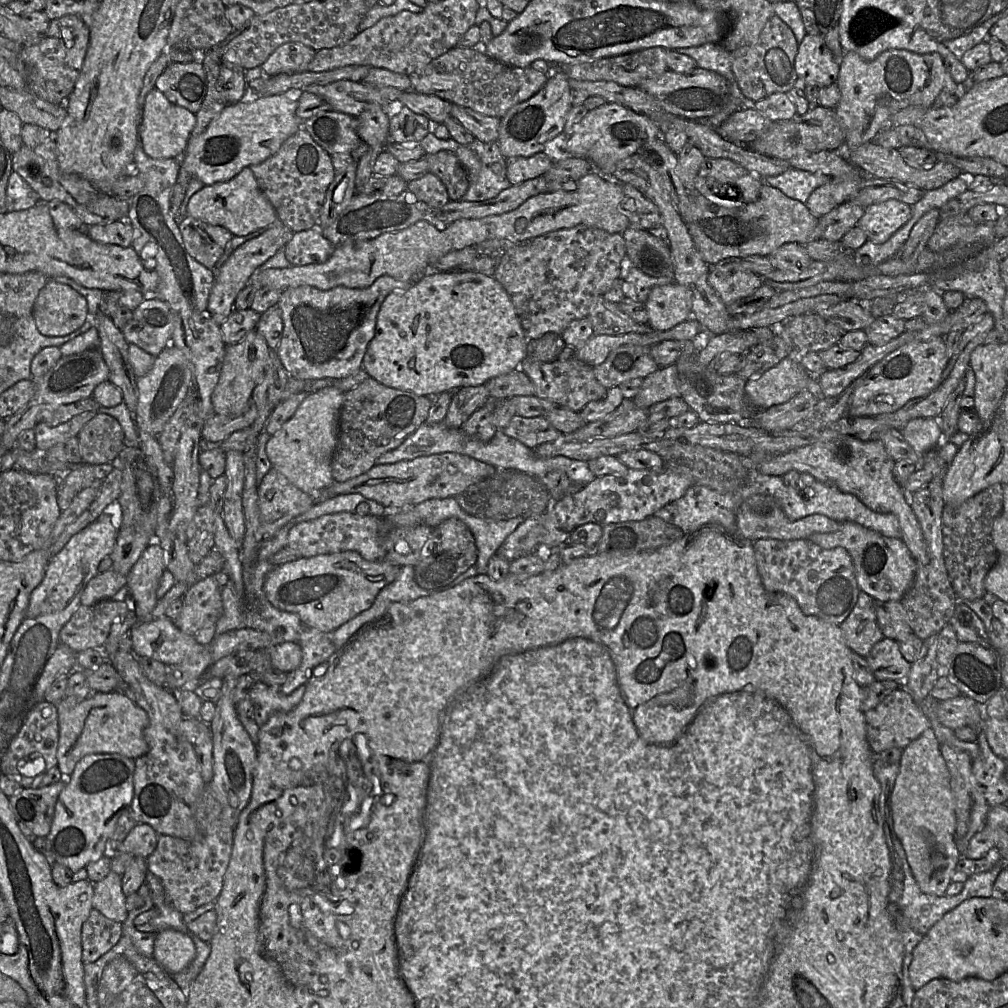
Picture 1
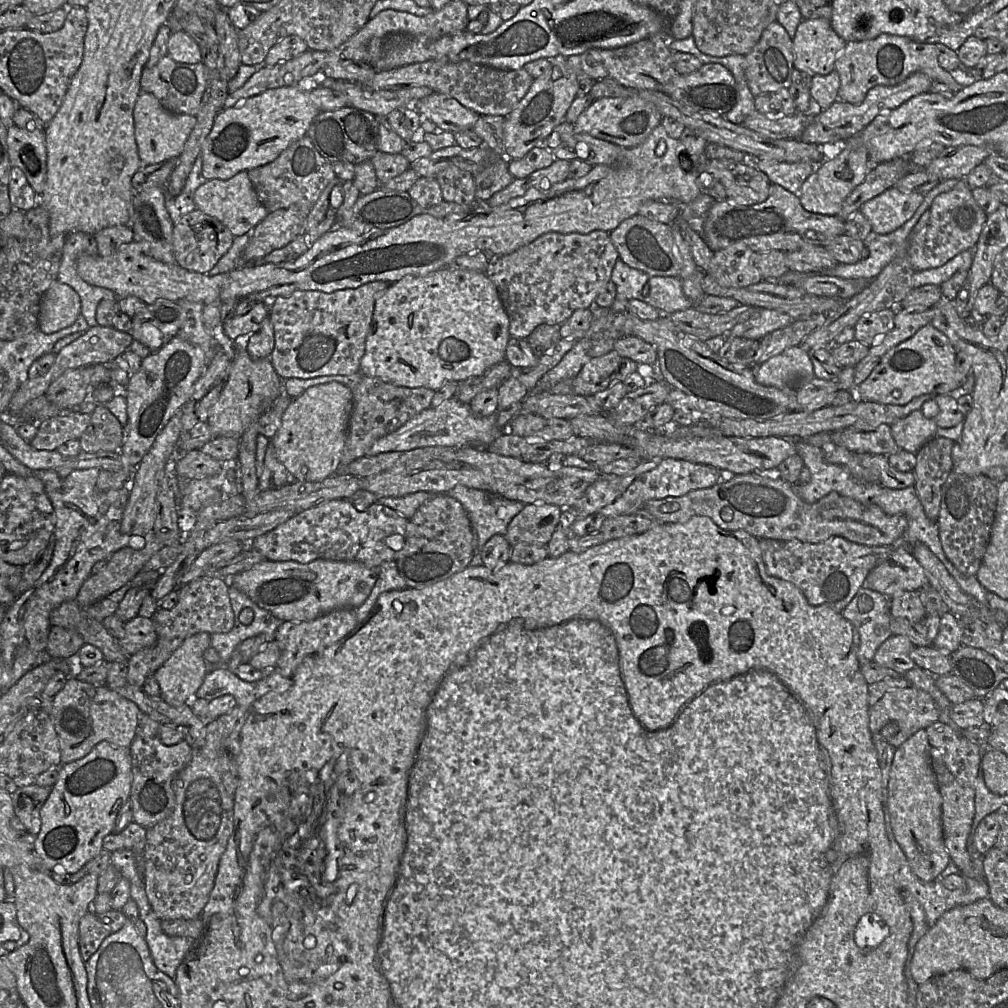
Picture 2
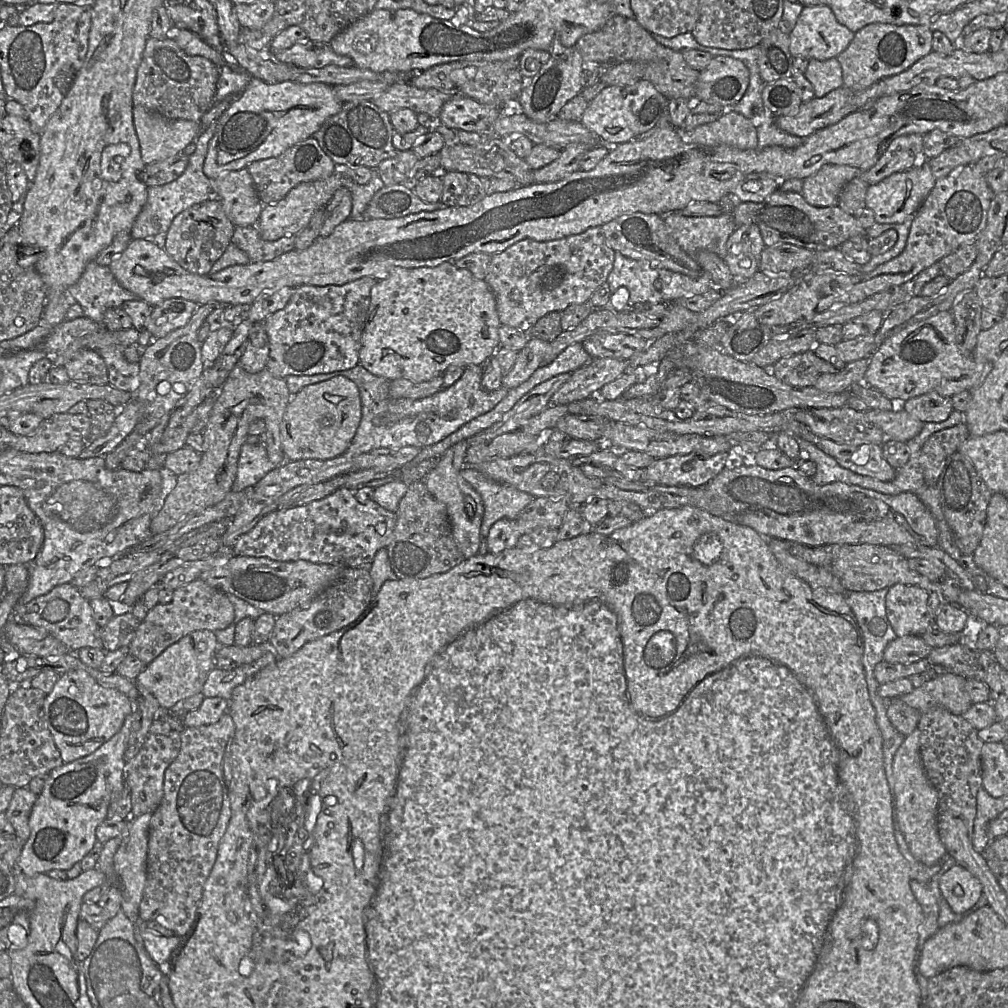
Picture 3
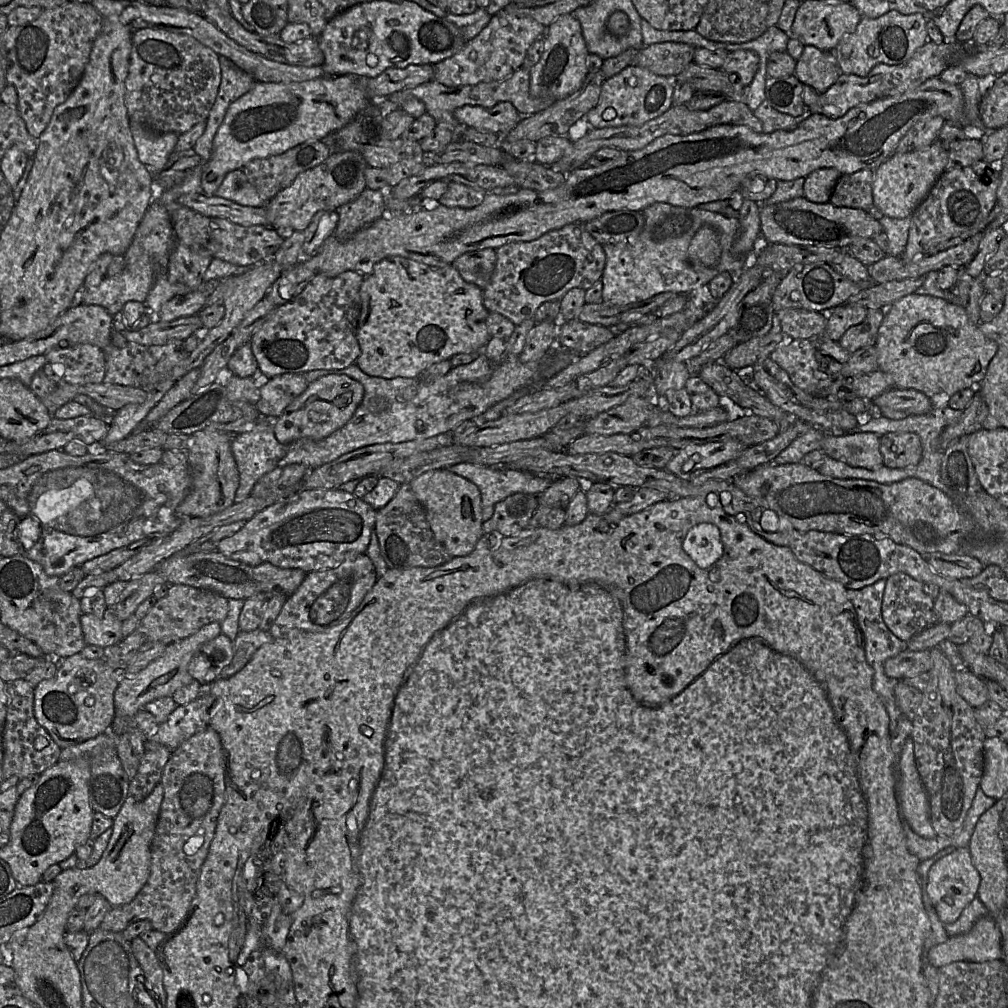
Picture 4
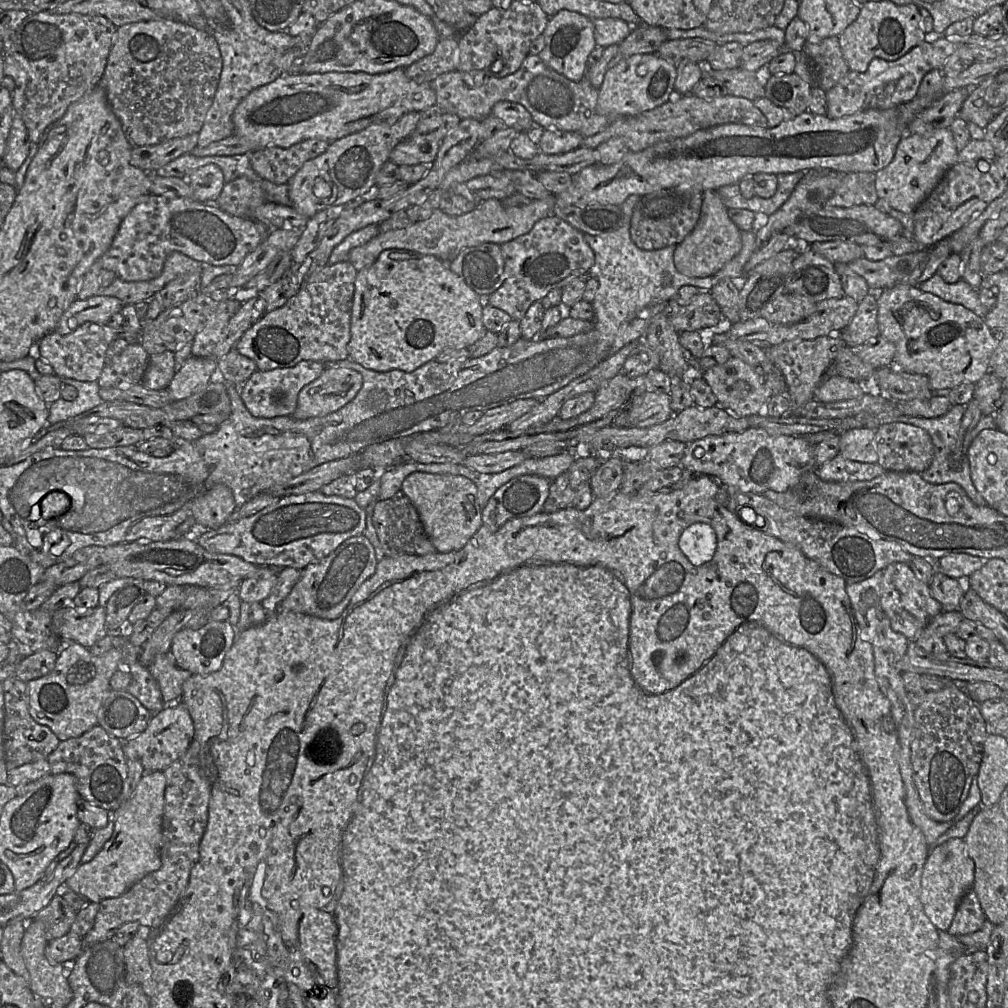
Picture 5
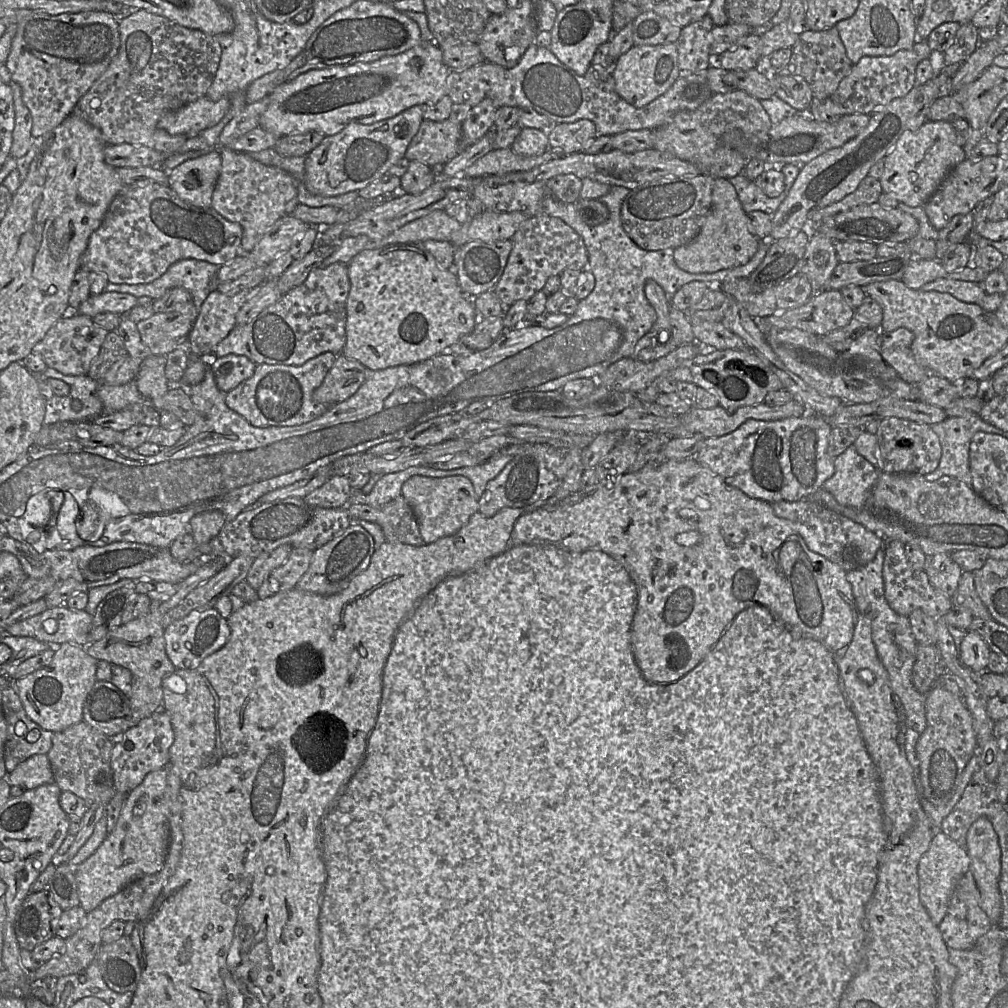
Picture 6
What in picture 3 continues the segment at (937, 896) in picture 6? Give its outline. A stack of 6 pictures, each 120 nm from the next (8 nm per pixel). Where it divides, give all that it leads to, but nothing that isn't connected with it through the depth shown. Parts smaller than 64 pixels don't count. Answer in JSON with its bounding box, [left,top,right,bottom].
[939,863,982,914]

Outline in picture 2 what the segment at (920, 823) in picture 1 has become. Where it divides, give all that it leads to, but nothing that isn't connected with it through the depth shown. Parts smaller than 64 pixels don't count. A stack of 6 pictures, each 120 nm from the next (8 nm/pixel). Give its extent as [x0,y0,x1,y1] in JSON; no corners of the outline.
[888,729,951,882]

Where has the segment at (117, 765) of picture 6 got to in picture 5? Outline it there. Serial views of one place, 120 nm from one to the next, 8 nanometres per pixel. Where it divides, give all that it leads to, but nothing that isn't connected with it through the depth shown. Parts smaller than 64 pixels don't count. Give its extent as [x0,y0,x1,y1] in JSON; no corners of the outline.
[123,702,194,772]

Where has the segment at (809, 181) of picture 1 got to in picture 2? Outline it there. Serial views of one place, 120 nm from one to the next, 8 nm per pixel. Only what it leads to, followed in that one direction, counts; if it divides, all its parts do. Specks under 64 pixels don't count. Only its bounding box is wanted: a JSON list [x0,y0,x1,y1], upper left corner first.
[753,159,817,199]

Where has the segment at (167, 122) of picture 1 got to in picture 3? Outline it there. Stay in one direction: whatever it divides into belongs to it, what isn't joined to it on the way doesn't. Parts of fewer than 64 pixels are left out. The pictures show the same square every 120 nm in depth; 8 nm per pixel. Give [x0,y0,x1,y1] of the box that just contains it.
[133,105,202,164]

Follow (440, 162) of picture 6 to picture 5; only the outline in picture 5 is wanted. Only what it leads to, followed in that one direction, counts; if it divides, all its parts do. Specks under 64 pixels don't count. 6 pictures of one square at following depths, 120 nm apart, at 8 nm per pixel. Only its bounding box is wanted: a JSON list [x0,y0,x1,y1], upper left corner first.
[389,129,442,165]

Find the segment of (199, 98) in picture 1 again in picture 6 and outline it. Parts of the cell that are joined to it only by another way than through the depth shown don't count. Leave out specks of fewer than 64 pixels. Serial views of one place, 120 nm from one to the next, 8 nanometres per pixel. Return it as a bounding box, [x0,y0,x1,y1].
[73,9,221,155]

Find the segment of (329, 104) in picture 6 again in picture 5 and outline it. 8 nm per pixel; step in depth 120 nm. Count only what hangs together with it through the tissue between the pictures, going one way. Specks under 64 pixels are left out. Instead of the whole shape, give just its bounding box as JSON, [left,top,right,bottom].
[233,68,436,152]

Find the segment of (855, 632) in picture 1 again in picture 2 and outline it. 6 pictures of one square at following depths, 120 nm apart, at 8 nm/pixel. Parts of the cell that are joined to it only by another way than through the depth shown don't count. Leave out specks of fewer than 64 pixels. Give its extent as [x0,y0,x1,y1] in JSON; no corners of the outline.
[842,587,892,667]

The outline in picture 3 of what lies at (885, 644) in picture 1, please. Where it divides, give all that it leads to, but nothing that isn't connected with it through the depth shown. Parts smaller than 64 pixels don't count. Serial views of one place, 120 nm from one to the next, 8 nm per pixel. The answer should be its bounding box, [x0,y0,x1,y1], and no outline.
[883,635,933,664]

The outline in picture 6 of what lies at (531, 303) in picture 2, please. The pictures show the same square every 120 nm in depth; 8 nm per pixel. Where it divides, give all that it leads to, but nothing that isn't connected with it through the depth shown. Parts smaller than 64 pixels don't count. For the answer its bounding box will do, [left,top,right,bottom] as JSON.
[494,213,588,308]

